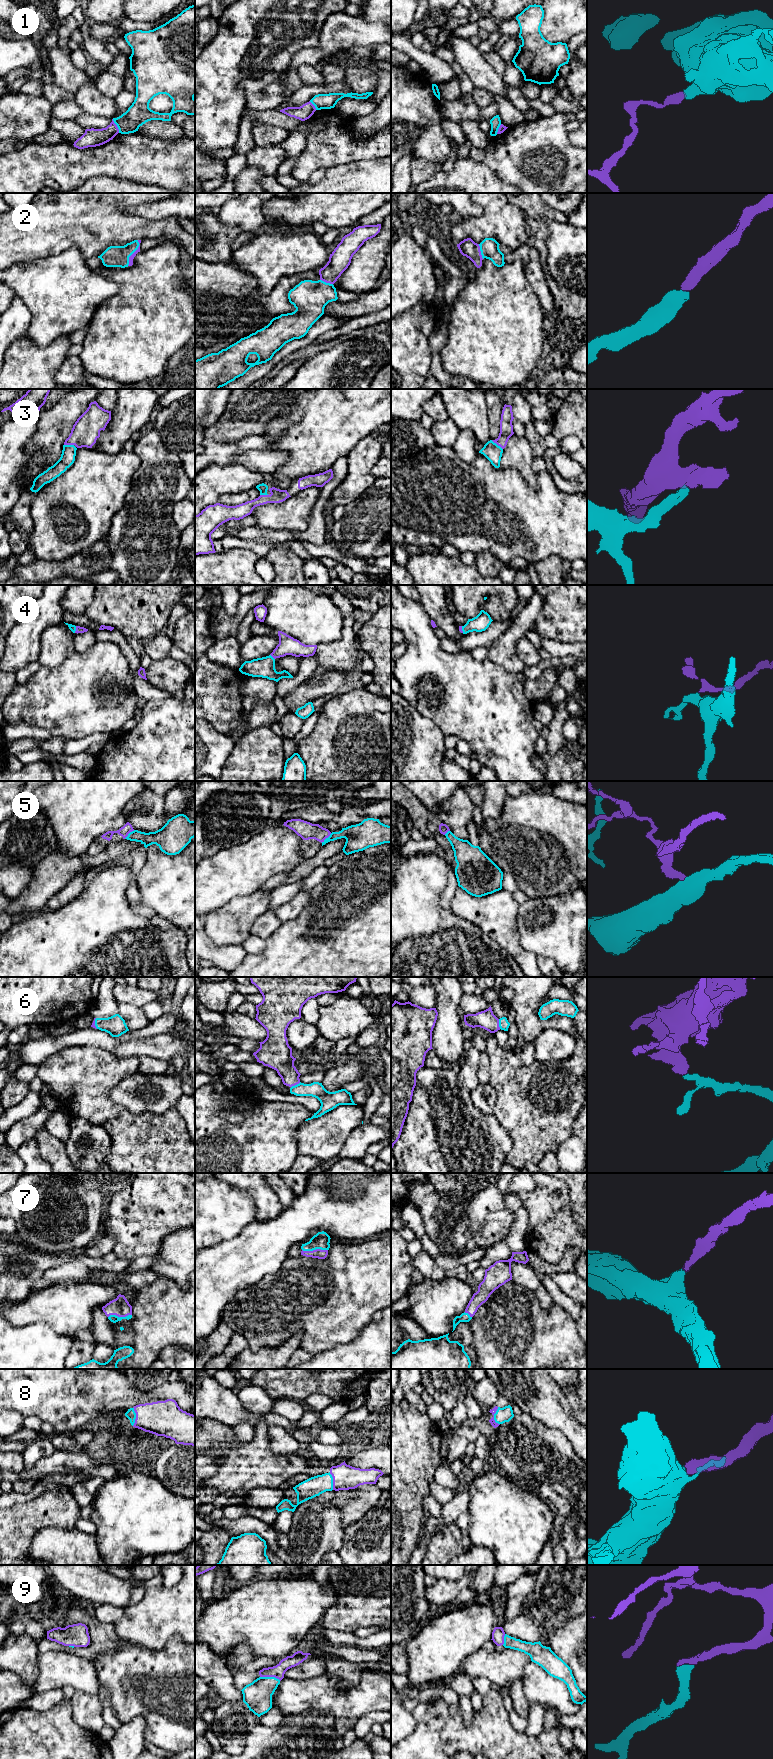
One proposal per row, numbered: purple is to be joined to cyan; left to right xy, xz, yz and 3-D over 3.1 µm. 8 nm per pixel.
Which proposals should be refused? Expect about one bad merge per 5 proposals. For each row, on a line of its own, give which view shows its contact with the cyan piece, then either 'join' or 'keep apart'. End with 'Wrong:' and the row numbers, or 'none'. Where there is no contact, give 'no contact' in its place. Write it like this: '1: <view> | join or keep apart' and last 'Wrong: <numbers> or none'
1: xy | keep apart
2: xy | join
3: yz | join
4: xz | join
5: xz | keep apart
6: yz | join
7: xz | join
8: yz | join
9: xz | join
Wrong: 1, 5

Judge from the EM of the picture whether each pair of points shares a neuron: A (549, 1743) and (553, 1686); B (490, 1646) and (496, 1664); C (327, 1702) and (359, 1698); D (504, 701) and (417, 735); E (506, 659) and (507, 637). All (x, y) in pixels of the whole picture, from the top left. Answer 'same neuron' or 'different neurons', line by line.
A: different neurons
B: different neurons
C: same neuron
D: different neurons
E: same neuron

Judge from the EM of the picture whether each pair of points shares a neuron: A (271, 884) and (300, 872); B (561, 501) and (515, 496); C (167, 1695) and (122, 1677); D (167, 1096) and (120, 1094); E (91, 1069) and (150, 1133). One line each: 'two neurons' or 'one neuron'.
A: one neuron
B: one neuron
C: one neuron
D: one neuron
E: one neuron

